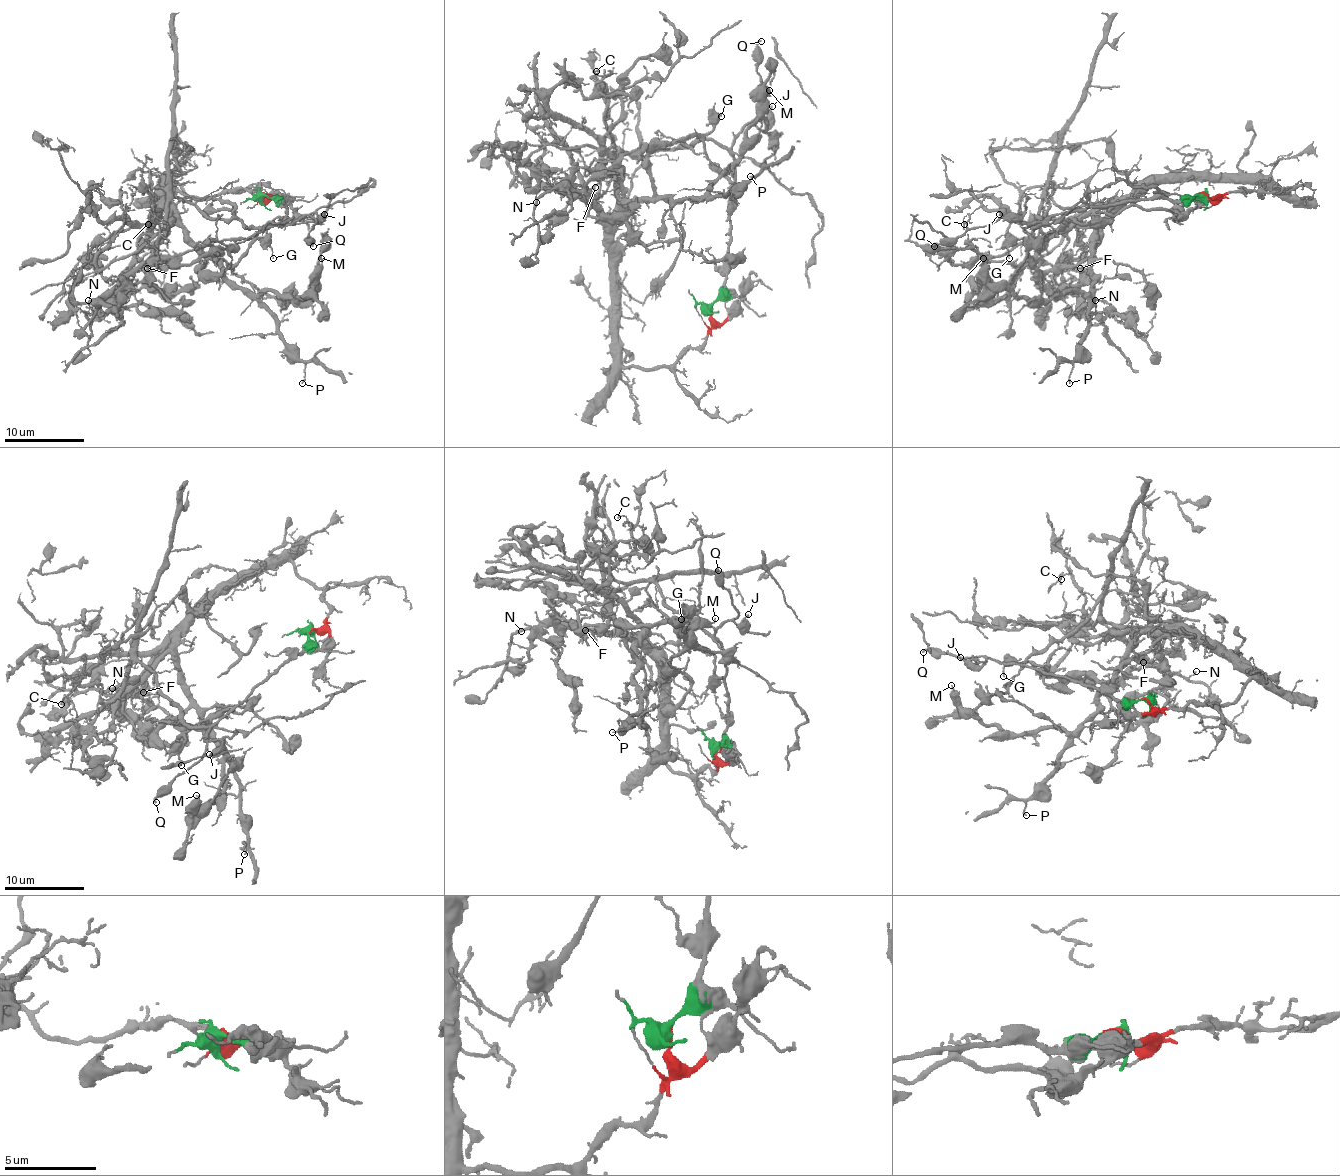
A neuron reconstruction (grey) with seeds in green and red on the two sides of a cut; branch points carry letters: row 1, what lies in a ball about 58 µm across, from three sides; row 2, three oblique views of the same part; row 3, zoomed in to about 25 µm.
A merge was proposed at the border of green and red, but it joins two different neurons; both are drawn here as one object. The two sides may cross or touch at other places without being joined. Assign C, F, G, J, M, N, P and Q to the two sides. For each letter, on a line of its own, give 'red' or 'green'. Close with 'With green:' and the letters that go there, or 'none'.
C: green
F: red
G: red
J: green
M: red
N: red
P: red
Q: green
With green: C, J, Q

